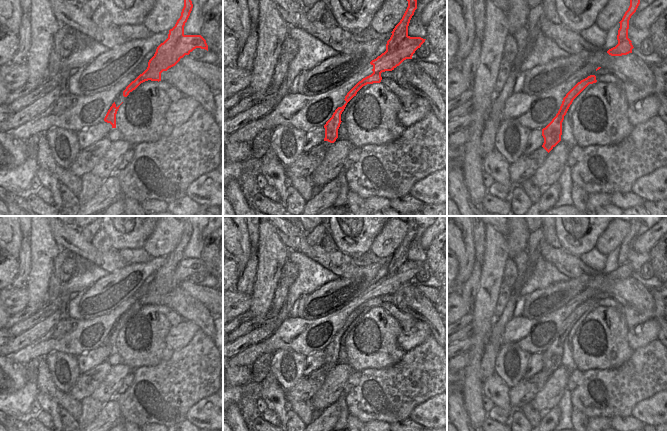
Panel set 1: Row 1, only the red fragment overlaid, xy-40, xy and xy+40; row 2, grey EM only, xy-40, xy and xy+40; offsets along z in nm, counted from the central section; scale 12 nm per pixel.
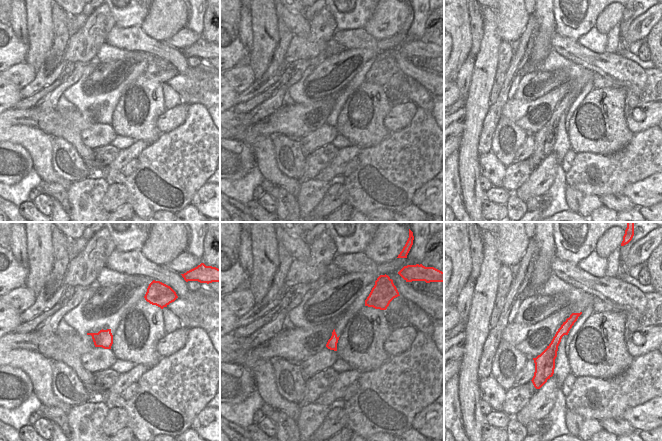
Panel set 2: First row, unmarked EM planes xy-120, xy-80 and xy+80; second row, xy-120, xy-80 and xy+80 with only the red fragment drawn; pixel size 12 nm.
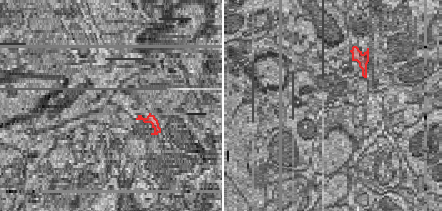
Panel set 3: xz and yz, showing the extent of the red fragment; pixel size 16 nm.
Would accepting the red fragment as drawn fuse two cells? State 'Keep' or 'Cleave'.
Cleave

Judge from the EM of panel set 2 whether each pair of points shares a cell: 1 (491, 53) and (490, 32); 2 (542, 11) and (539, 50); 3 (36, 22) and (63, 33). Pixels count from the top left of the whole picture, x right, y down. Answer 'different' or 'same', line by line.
1: same
2: same
3: different

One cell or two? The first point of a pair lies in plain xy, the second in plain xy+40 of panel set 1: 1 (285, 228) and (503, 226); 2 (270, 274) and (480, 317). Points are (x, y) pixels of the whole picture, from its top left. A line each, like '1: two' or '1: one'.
1: one
2: one

